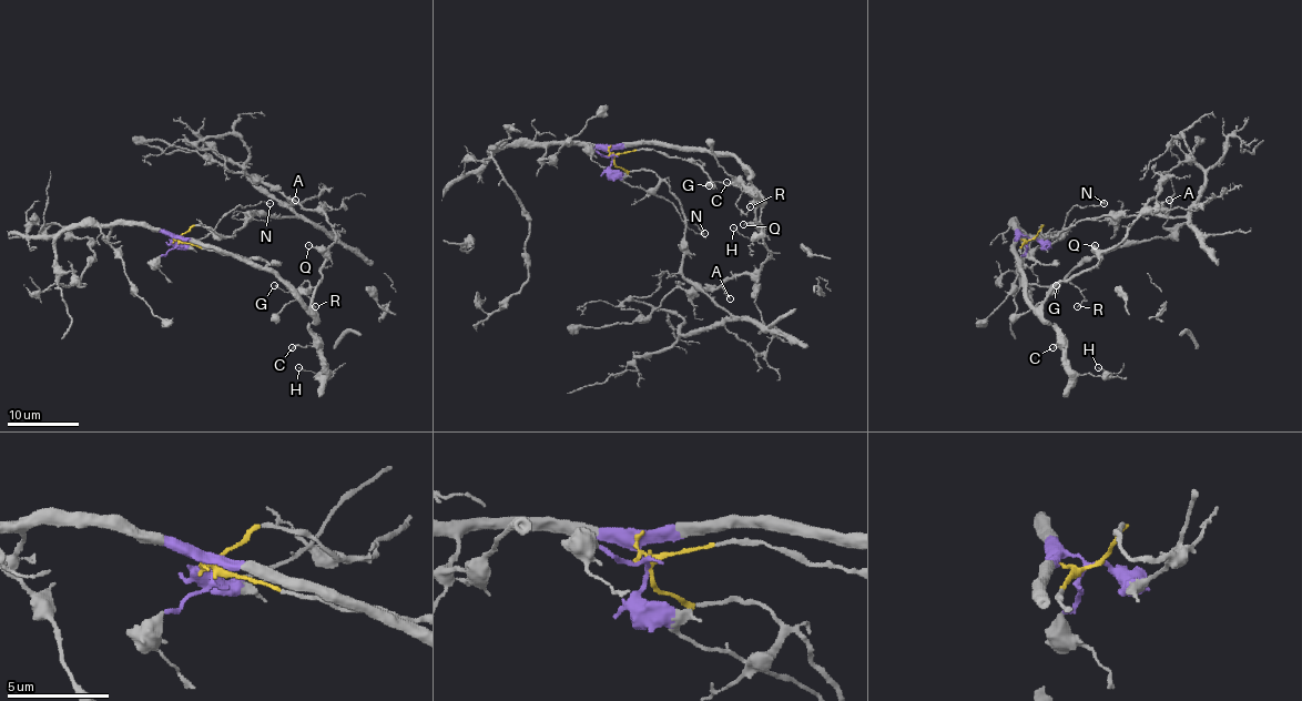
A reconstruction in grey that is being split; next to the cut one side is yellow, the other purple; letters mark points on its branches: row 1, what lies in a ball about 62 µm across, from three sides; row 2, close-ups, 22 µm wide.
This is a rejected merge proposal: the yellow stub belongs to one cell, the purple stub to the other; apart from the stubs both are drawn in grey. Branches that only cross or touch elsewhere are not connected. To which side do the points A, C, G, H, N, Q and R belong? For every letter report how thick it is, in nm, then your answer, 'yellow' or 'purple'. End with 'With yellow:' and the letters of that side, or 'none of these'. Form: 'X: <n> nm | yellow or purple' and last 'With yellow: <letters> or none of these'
A: 140 nm | purple
C: 130 nm | purple
G: 170 nm | purple
H: 90 nm | purple
N: 170 nm | purple
Q: 110 nm | purple
R: 110 nm | purple
With yellow: none of these

